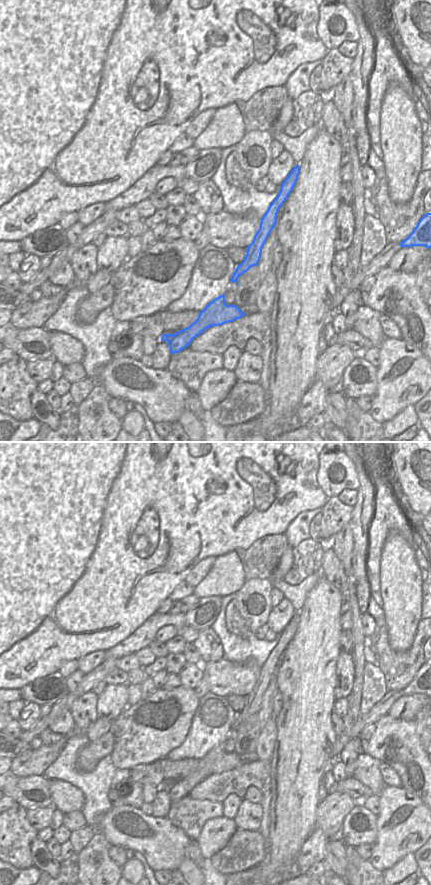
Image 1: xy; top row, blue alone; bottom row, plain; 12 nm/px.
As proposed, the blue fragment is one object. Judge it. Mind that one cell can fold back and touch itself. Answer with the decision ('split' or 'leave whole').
split

